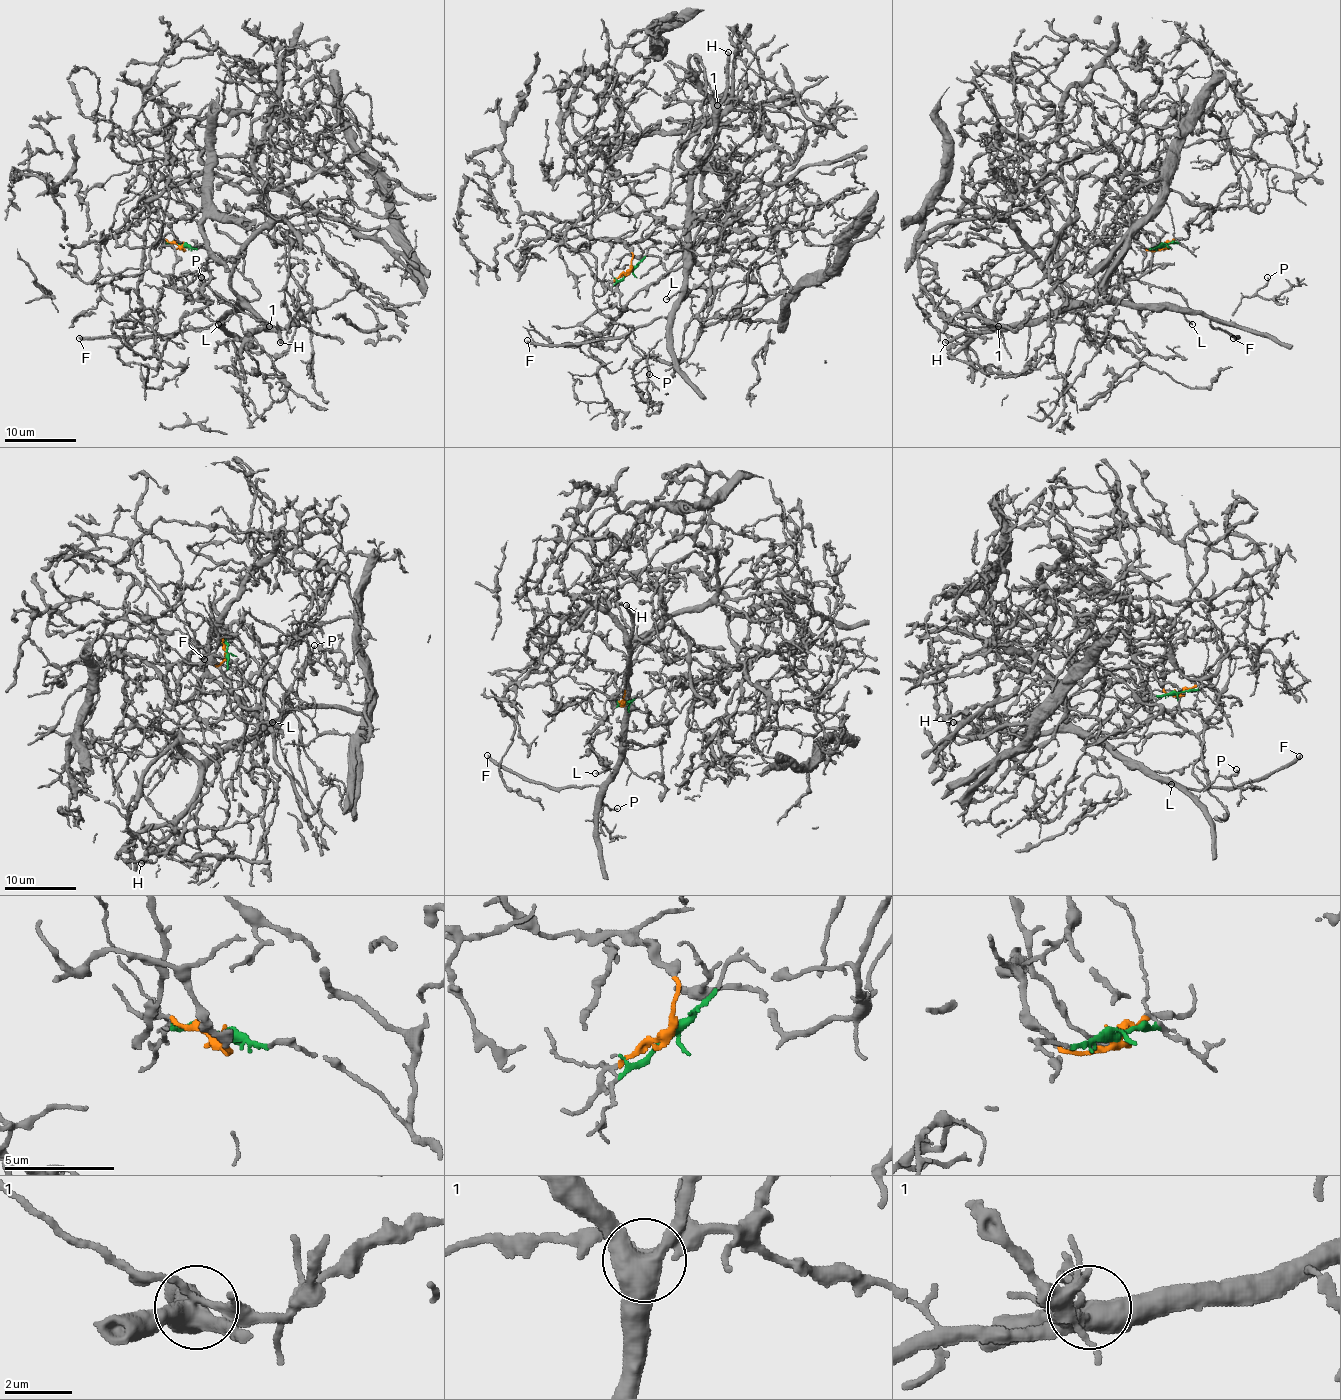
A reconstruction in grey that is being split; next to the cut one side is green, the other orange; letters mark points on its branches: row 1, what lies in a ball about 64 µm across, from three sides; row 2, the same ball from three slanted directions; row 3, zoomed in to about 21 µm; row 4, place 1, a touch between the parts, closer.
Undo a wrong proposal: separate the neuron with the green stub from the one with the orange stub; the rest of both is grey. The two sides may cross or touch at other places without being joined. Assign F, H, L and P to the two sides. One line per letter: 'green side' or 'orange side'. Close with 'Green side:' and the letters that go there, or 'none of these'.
F: green side
H: green side
L: green side
P: green side
Green side: F, H, L, P

